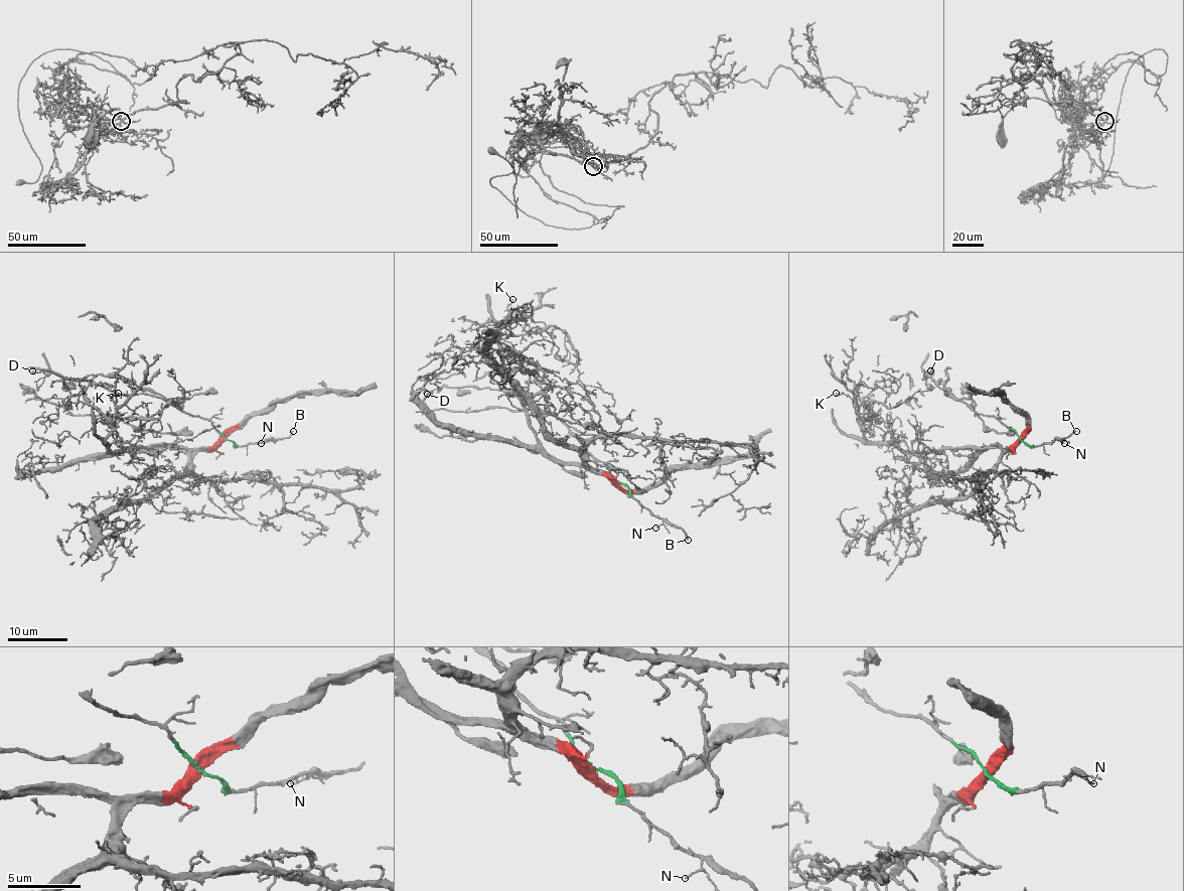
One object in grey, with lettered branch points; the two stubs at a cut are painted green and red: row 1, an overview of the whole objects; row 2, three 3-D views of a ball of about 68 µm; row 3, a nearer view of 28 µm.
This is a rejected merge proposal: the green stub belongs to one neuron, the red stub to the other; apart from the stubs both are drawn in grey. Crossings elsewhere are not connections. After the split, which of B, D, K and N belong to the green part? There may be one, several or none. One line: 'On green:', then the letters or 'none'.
On green: B, D, N

